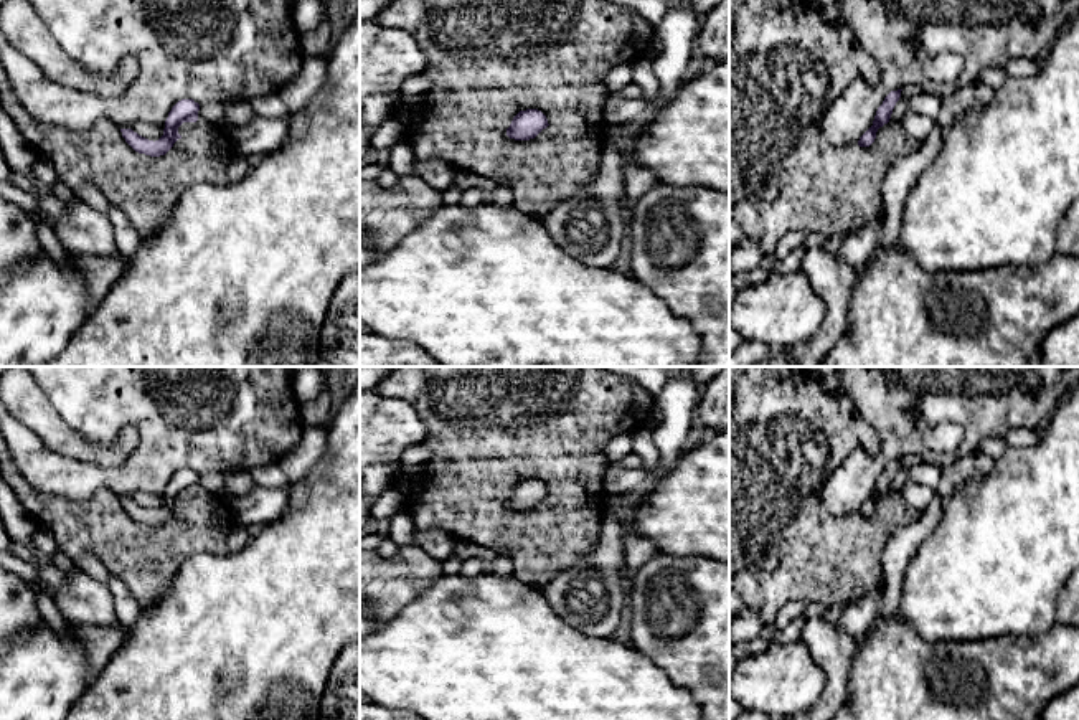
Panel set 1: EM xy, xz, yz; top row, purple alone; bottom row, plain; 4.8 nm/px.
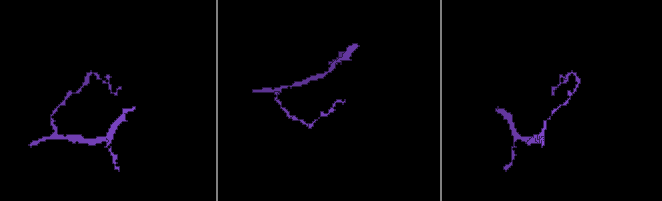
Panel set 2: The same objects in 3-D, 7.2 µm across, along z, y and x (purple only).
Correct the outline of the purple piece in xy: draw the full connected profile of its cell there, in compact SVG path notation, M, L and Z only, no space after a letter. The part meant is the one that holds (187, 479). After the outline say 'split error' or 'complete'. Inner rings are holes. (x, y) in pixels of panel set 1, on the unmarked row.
M193 469L178 471L168 482L168 487L165 490L163 505L155 512L139 505L132 499L120 499L120 502L125 512L135 522L145 523L150 527L160 527L160 525L165 525L178 509L181 509L181 505L178 504L178 497L183 492L198 490L198 481L200 481L200 474L195 472Z; complete

